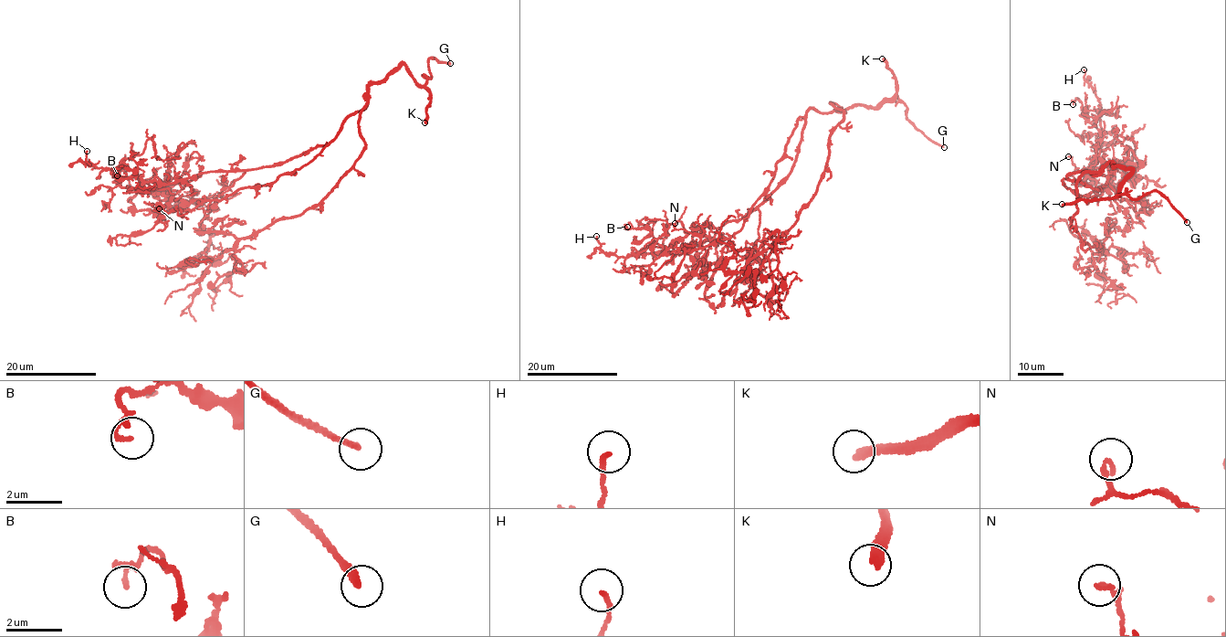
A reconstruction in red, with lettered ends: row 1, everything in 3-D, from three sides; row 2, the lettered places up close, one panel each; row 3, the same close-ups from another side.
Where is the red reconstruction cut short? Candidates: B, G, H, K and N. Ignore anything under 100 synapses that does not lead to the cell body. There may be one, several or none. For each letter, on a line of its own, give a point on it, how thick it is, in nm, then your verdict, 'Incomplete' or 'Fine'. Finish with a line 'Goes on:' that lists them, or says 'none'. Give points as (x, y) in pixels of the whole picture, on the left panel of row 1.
B: Place: (117, 175). Thickness 130 nm. Fine
G: Place: (450, 63). Thickness 240 nm. Incomplete
H: Place: (87, 151). Thickness 150 nm. Fine
K: Place: (424, 122). Thickness 280 nm. Incomplete
N: Place: (159, 208). Thickness 180 nm. Fine
Goes on: G, K

